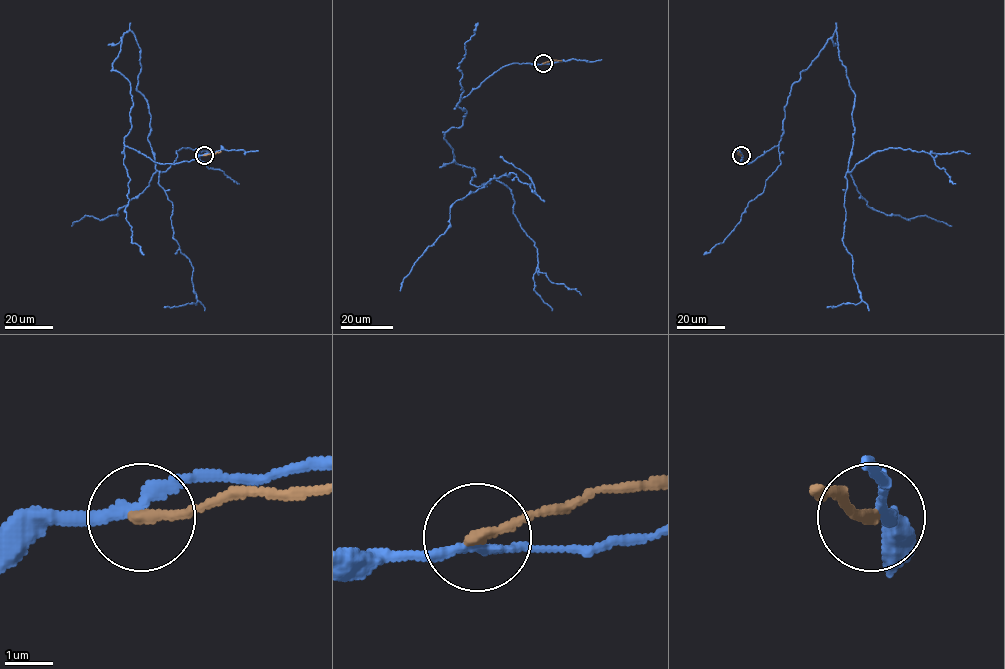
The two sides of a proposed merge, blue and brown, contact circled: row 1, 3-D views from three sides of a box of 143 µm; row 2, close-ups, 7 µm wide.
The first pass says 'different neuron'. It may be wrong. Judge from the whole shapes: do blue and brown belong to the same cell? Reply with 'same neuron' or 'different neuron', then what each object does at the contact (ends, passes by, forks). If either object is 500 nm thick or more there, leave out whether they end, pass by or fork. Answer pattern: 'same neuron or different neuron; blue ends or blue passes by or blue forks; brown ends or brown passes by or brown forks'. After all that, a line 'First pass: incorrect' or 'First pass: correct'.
different neuron; blue passes by; brown ends
First pass: correct

